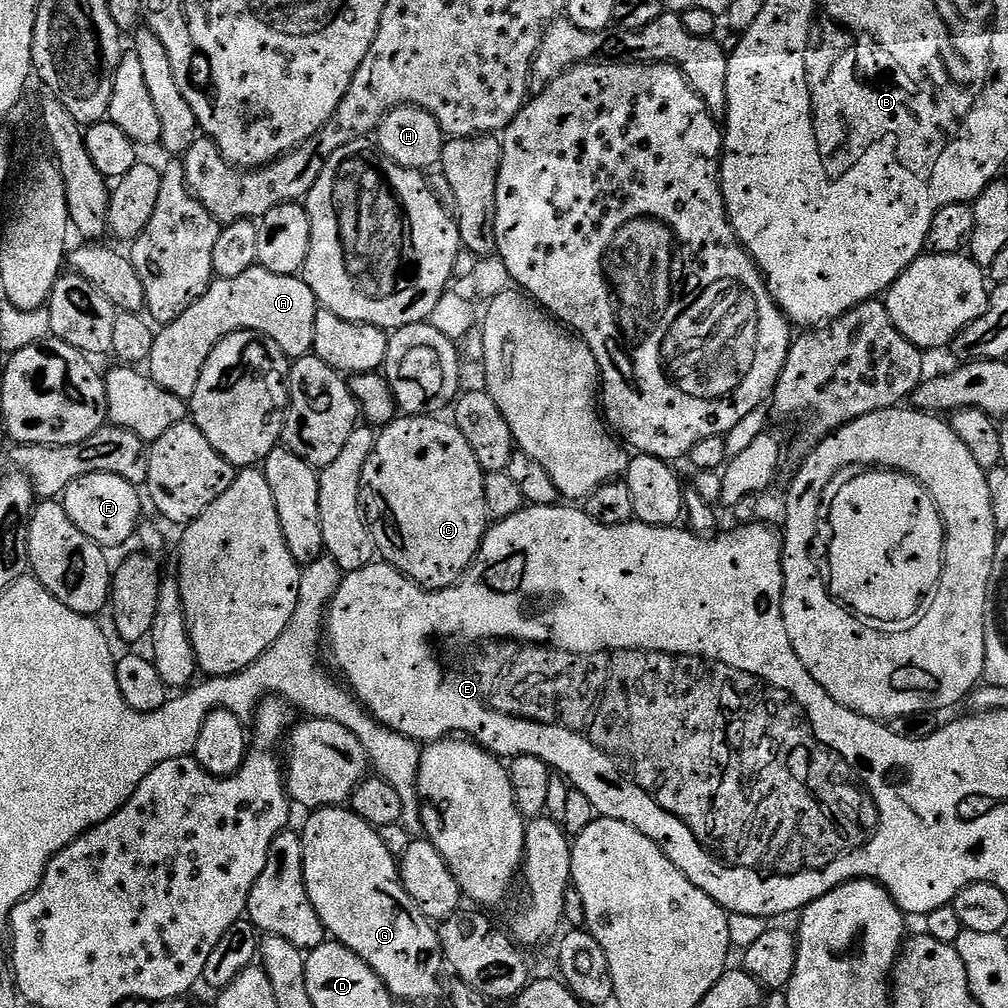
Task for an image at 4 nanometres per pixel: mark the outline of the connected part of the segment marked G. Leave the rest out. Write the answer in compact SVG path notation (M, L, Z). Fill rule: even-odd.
M337 806L335 808L318 808L311 813L312 816L302 827L302 839L304 841L304 881L310 902L318 914L318 918L324 923L324 931L335 943L344 944L354 954L358 954L364 962L382 978L382 982L388 988L388 993L397 1001L400 1000L436 1000L440 995L445 995L446 980L444 984L444 972L446 973L446 961L444 959L444 948L440 944L440 934L437 925L428 919L423 908L420 908L414 898L406 890L406 886L400 880L400 870L397 857L393 856L390 850L382 842L379 831L373 828L371 824L365 822L357 812L353 812L351 807Z

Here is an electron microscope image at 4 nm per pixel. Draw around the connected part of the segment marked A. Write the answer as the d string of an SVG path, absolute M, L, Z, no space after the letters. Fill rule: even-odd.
M257 266L234 278L213 279L206 294L202 294L190 310L178 314L174 322L156 332L147 371L162 390L185 402L191 401L198 378L202 378L202 366L206 366L206 358L214 354L214 346L218 346L222 338L235 332L261 332L274 338L289 358L307 356L312 352L317 311L316 296L299 275L276 274Z

